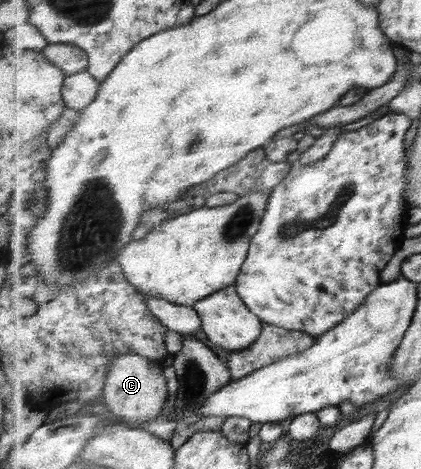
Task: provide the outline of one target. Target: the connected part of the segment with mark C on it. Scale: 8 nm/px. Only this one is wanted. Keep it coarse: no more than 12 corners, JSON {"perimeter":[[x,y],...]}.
{"perimeter":[[132,353],[110,366],[101,400],[144,424],[173,398],[162,362]]}

